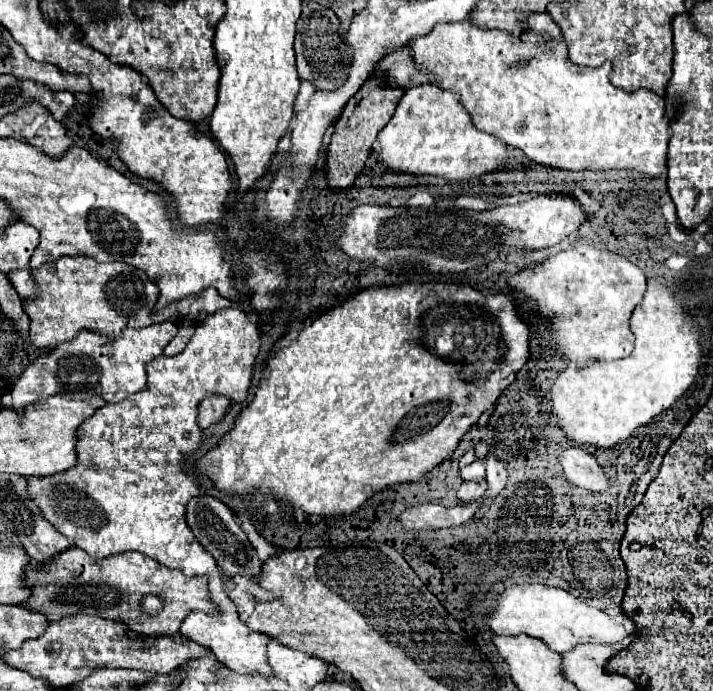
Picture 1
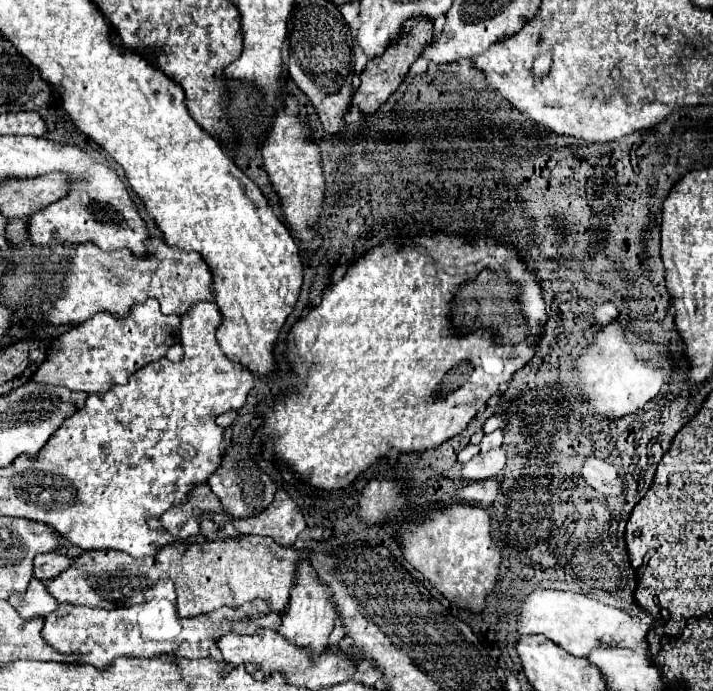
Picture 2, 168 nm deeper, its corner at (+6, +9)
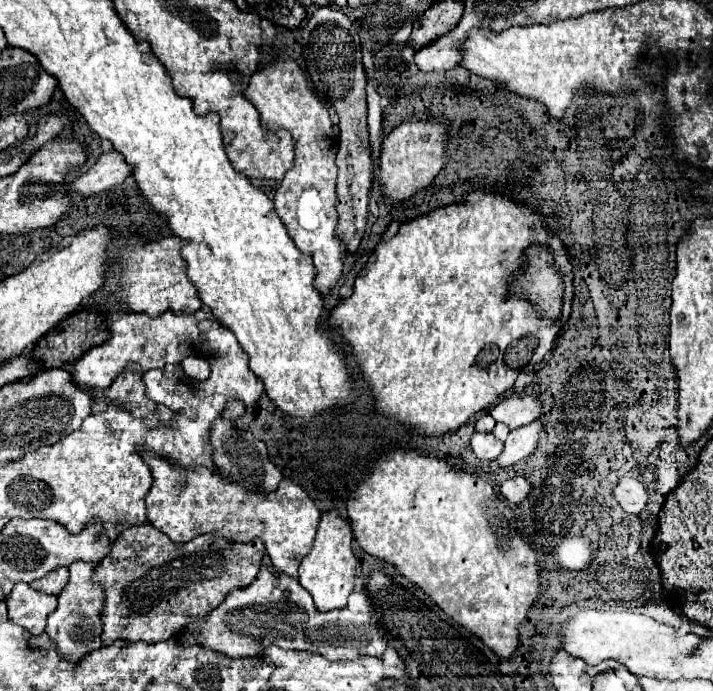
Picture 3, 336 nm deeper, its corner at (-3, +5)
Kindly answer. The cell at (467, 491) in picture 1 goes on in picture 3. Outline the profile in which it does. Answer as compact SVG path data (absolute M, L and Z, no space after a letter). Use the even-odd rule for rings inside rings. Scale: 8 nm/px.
M539 419L533 421L533 425L525 425L521 429L511 431L507 441L505 441L503 453L495 459L497 465L499 467L511 467L511 465L527 459L537 447L539 431L541 431L541 421Z

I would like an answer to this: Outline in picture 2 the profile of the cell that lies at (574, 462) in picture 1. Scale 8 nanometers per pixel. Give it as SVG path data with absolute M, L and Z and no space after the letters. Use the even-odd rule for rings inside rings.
M588 457L582 465L582 477L590 487L594 487L602 495L620 495L622 493L622 477L614 465L604 459Z

